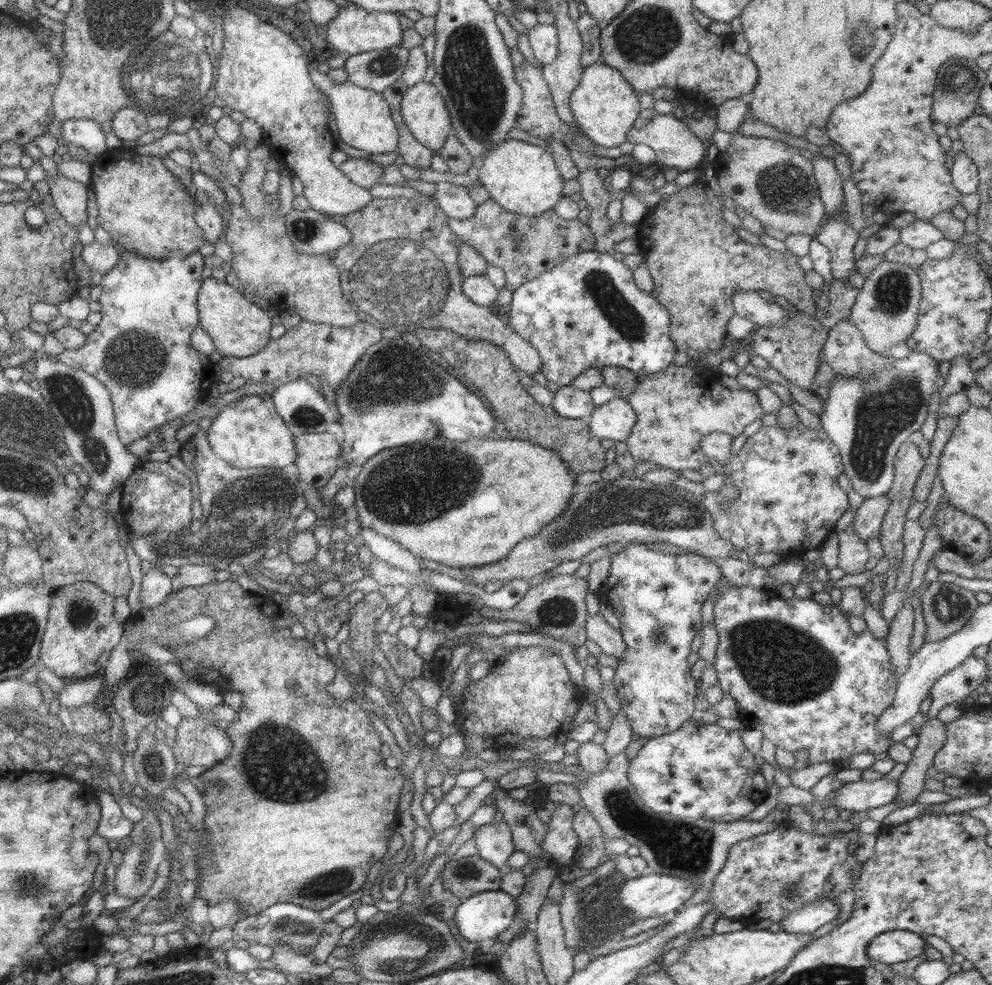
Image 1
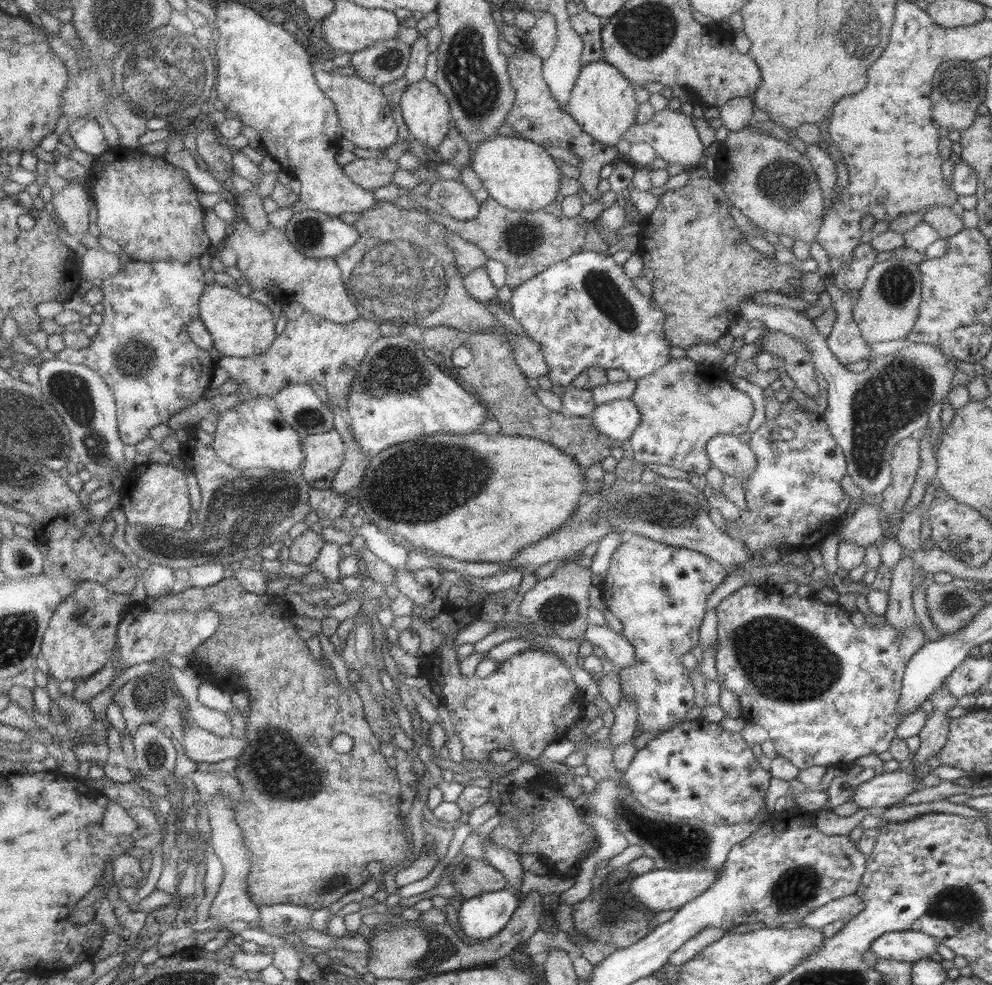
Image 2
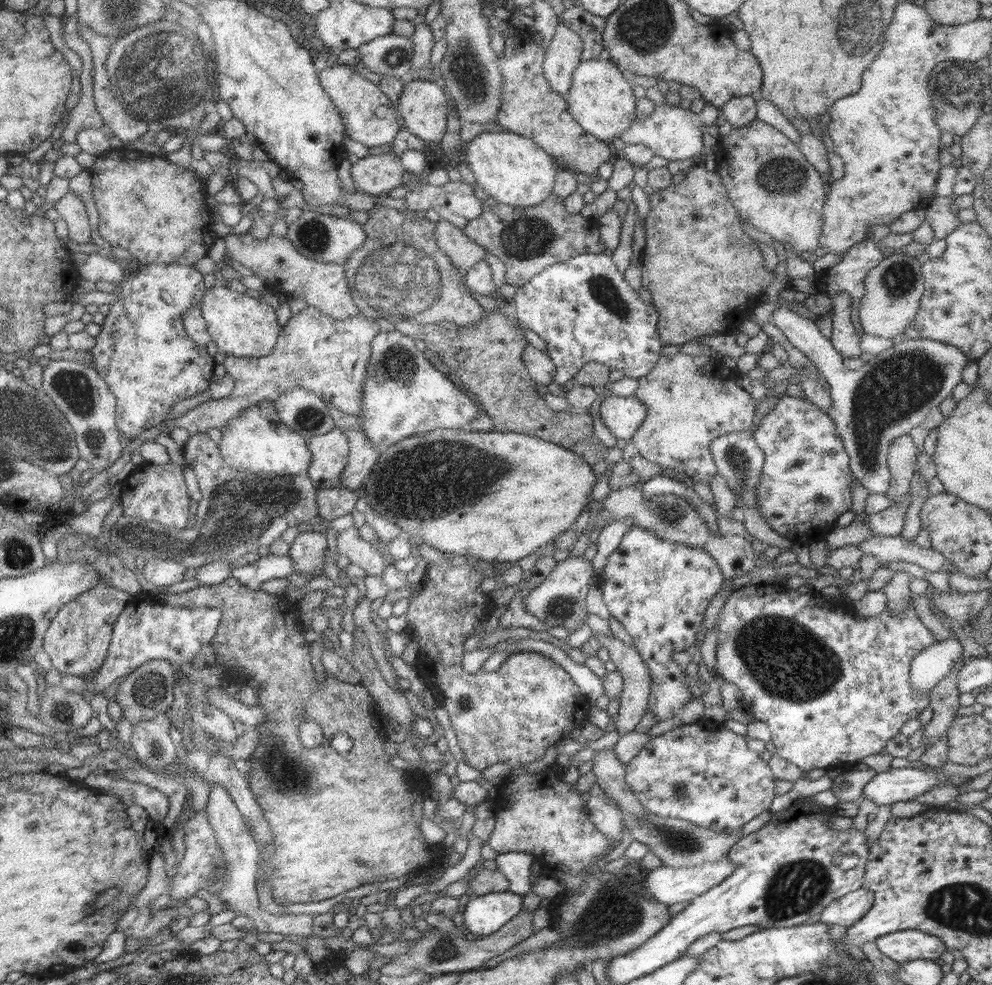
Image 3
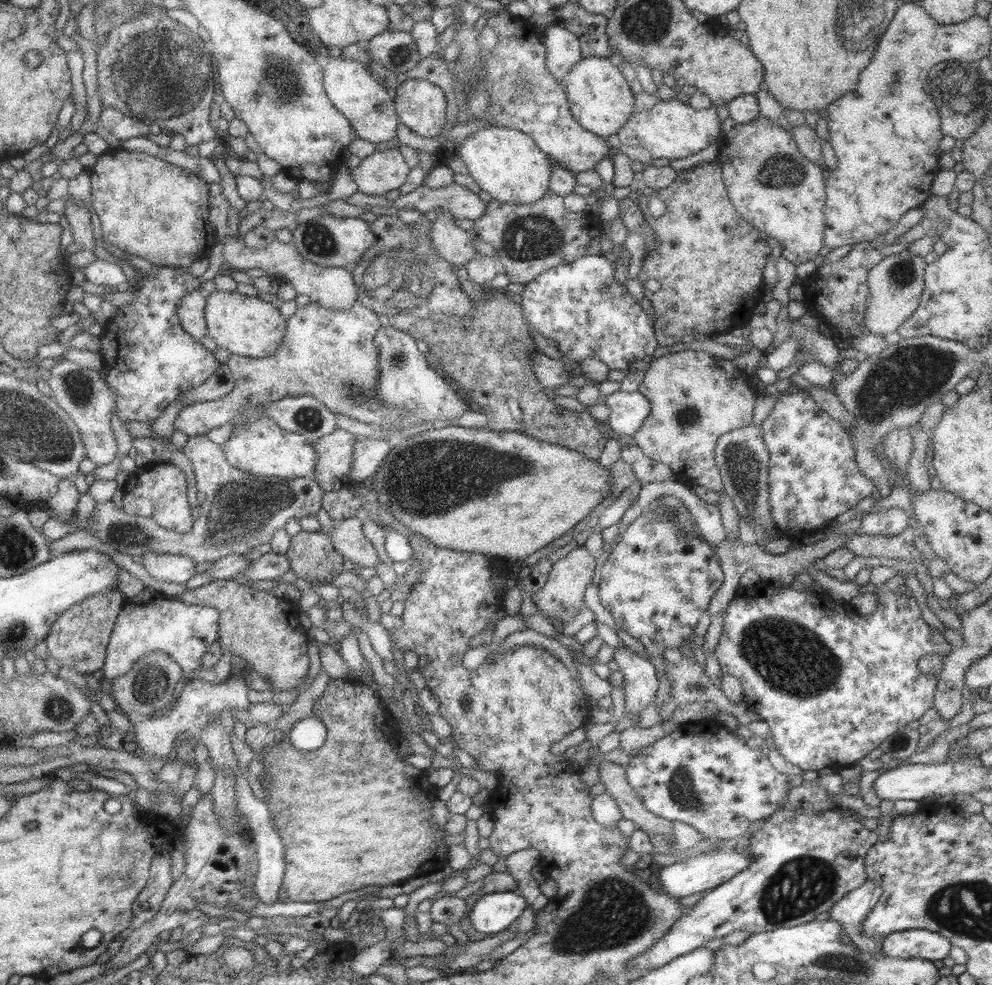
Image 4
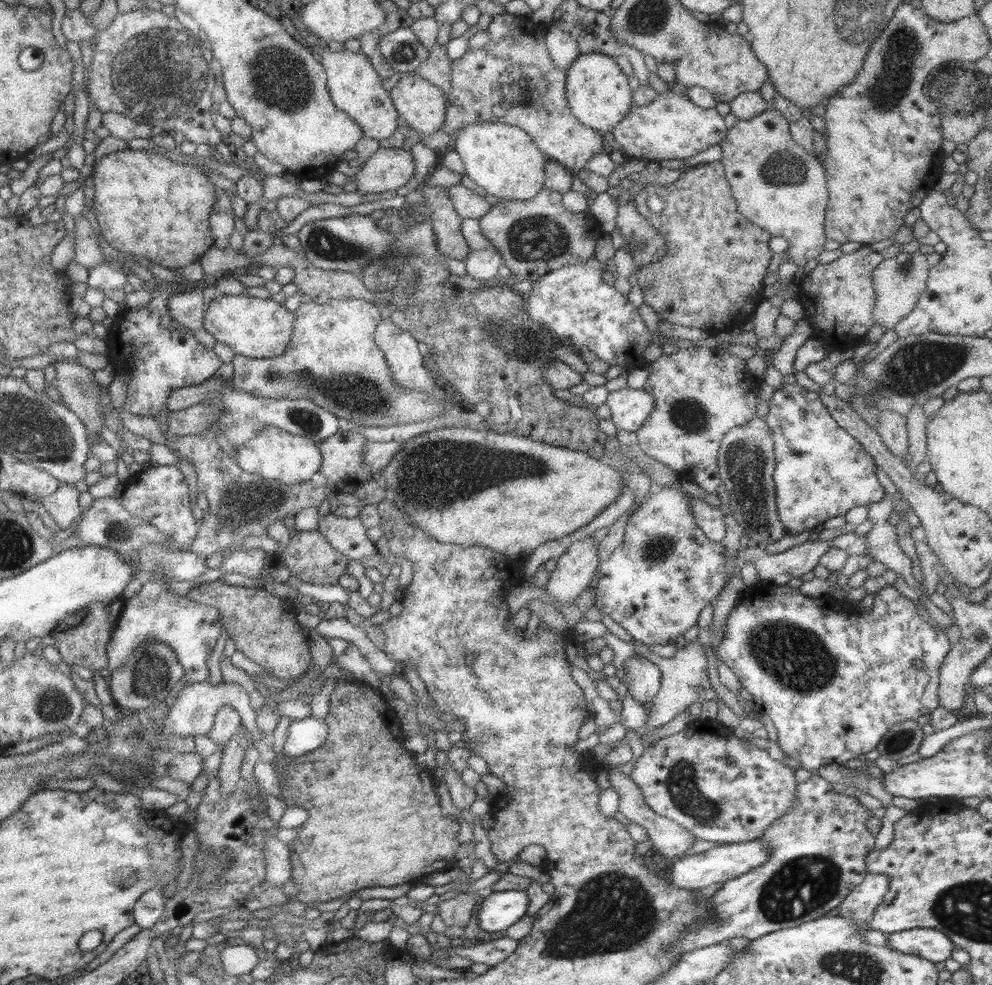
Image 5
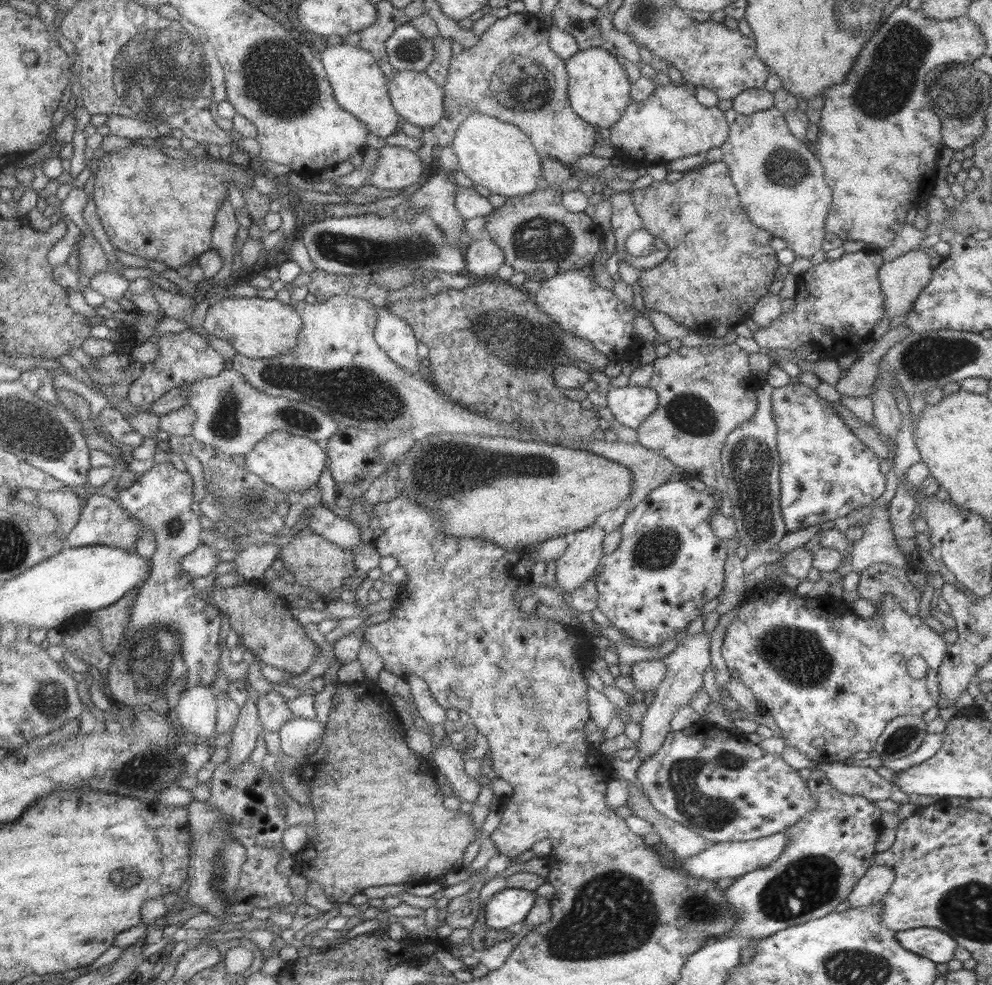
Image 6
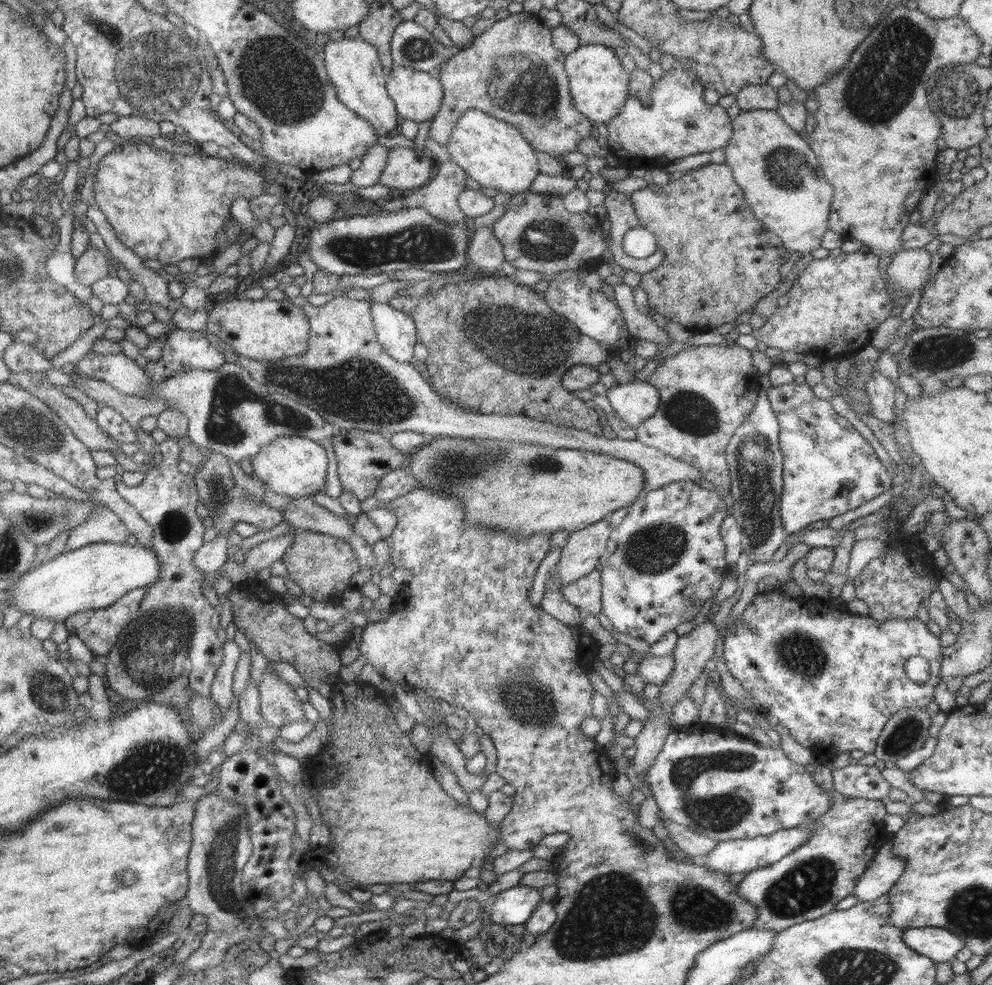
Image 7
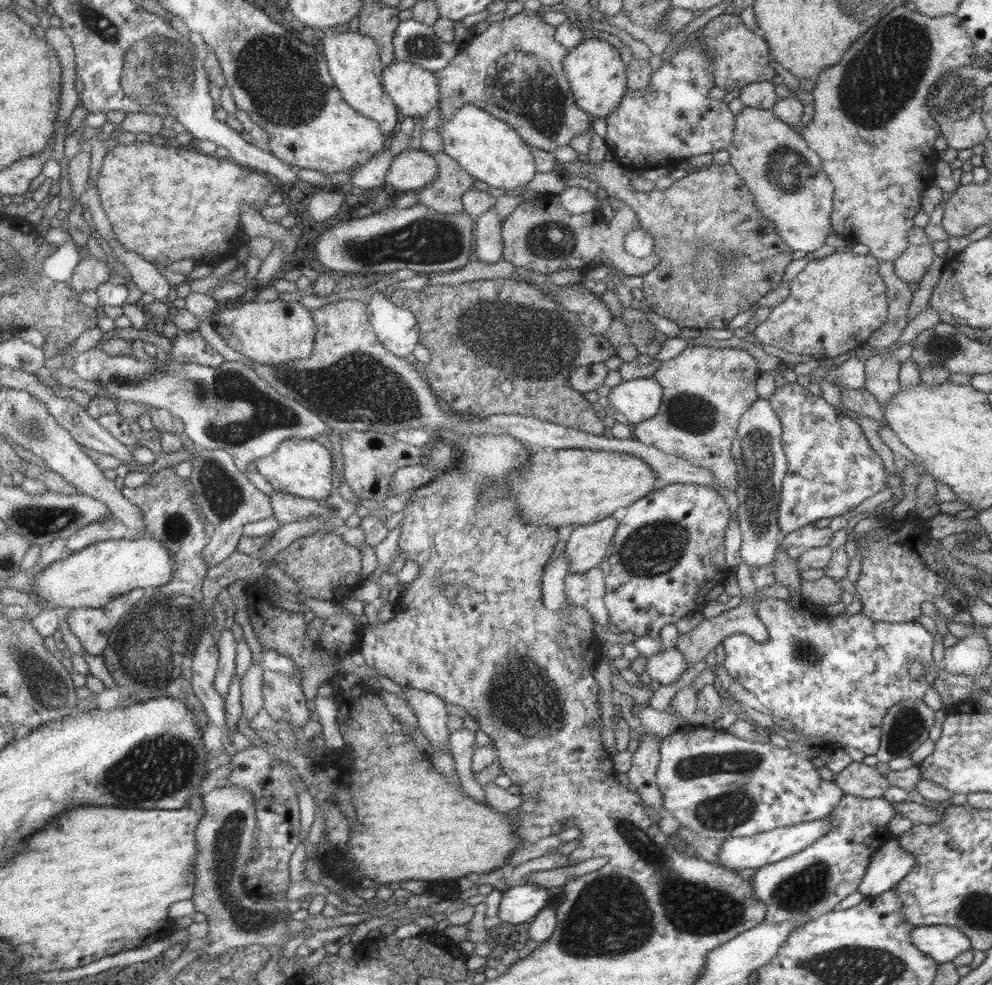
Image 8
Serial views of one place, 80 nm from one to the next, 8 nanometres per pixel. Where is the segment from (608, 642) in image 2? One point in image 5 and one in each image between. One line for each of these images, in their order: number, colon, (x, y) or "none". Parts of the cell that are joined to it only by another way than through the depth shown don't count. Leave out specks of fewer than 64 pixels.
3: (632, 705)
4: (639, 682)
5: (642, 678)

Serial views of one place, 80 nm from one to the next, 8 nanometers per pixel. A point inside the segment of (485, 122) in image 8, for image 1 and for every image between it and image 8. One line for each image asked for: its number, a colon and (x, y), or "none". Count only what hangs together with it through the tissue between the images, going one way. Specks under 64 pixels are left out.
1: (522, 178)
2: (517, 173)
3: (513, 170)
4: (504, 162)
5: (502, 159)
6: (498, 156)
7: (494, 154)

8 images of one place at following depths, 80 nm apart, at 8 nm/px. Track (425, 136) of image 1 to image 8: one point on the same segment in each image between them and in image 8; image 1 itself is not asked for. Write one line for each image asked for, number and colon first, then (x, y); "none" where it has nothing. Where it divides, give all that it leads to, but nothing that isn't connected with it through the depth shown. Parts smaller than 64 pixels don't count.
2: (425, 111)
3: (423, 105)
4: (420, 105)
5: (421, 106)
6: (415, 97)
7: (416, 95)
8: (414, 91)

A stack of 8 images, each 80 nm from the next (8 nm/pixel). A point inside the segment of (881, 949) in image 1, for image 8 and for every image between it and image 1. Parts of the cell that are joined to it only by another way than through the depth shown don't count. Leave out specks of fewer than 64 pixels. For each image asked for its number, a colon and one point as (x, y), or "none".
2: (909, 945)
3: (901, 946)
4: (914, 943)
5: (927, 943)
6: (937, 946)
7: (938, 944)
8: (942, 943)

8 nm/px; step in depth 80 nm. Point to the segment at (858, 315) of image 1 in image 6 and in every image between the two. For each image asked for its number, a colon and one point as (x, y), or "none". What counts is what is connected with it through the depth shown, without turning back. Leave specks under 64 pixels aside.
2: (886, 308)
3: (893, 288)
4: (895, 284)
5: (897, 282)
6: (901, 280)

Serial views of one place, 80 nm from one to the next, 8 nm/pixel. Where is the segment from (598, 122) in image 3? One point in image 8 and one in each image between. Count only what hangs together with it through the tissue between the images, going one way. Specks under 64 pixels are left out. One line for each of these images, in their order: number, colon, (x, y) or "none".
4: (598, 96)
5: (598, 96)
6: (598, 90)
7: (598, 85)
8: (596, 75)

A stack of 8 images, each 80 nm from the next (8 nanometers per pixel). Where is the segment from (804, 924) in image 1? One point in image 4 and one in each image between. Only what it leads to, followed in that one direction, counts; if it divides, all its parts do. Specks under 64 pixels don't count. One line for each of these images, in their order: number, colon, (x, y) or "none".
2: (846, 907)
3: (845, 910)
4: (849, 911)

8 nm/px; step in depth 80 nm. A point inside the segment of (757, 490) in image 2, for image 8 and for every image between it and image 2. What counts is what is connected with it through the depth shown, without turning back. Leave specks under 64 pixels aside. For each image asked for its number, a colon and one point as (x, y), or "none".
3: (804, 485)
4: (812, 478)
5: (821, 471)
6: (825, 472)
7: (828, 468)
8: (830, 467)

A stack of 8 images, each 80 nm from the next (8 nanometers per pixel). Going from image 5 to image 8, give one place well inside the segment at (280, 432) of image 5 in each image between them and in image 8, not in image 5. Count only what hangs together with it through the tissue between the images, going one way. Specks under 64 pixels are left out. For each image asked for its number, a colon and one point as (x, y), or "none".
6: (287, 462)
7: (293, 466)
8: (301, 467)

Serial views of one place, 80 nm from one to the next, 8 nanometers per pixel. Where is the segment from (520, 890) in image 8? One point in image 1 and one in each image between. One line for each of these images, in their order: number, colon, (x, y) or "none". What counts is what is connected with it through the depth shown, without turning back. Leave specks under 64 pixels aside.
1: (479, 918)
2: (480, 917)
3: (482, 915)
4: (492, 912)
5: (498, 910)
6: (507, 908)
7: (513, 906)

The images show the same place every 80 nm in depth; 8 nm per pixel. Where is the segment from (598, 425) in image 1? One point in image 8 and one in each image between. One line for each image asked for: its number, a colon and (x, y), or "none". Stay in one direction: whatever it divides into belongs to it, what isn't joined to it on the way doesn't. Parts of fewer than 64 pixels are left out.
2: (617, 419)
3: (621, 416)
4: (626, 410)
5: (629, 408)
6: (629, 405)
7: (633, 402)
8: (638, 399)

